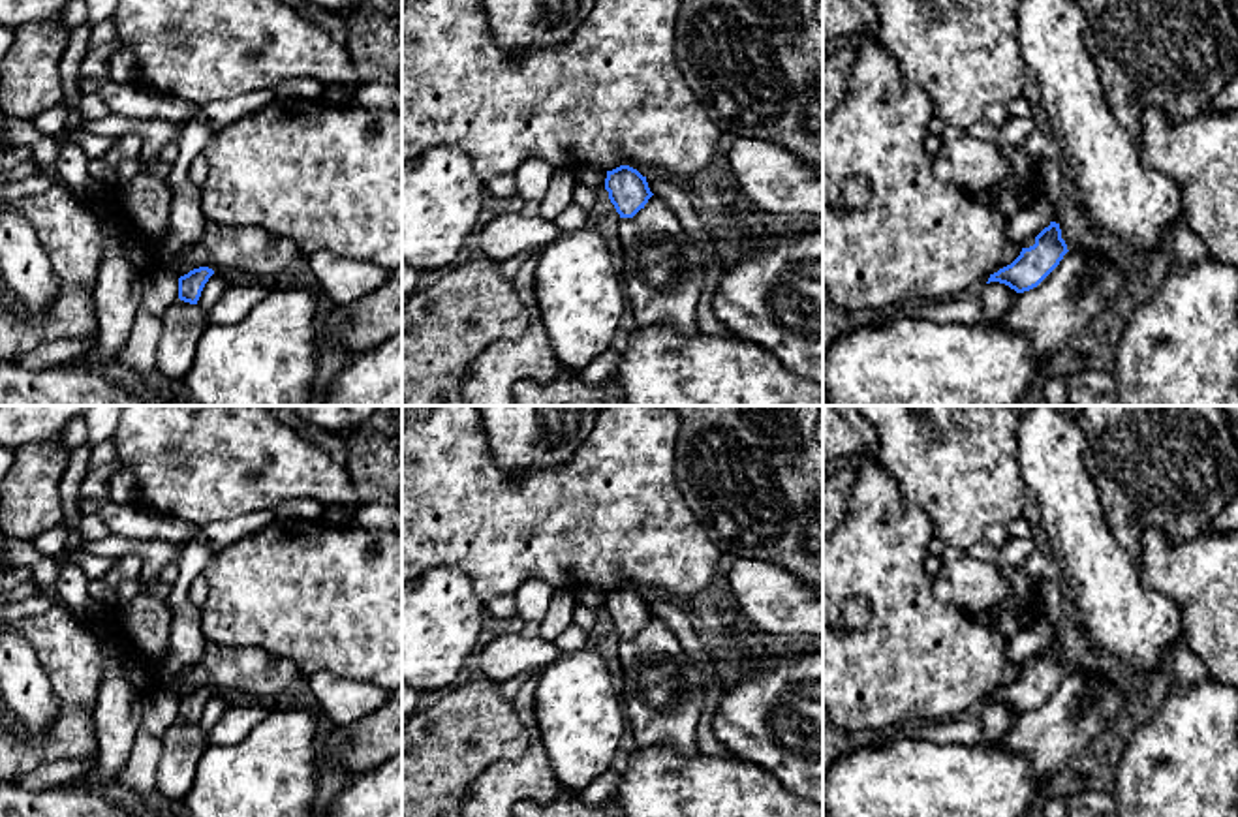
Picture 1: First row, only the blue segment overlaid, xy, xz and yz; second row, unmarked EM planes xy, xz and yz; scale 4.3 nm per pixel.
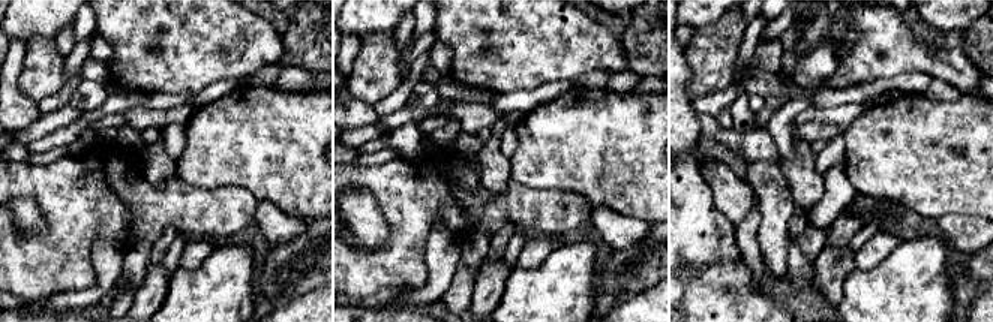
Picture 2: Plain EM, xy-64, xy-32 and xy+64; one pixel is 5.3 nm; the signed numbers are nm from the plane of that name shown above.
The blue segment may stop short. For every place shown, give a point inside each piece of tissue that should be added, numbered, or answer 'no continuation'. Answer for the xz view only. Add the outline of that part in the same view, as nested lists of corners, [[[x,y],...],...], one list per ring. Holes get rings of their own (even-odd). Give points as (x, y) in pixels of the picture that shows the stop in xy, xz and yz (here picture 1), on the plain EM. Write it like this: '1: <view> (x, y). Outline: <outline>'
no continuation

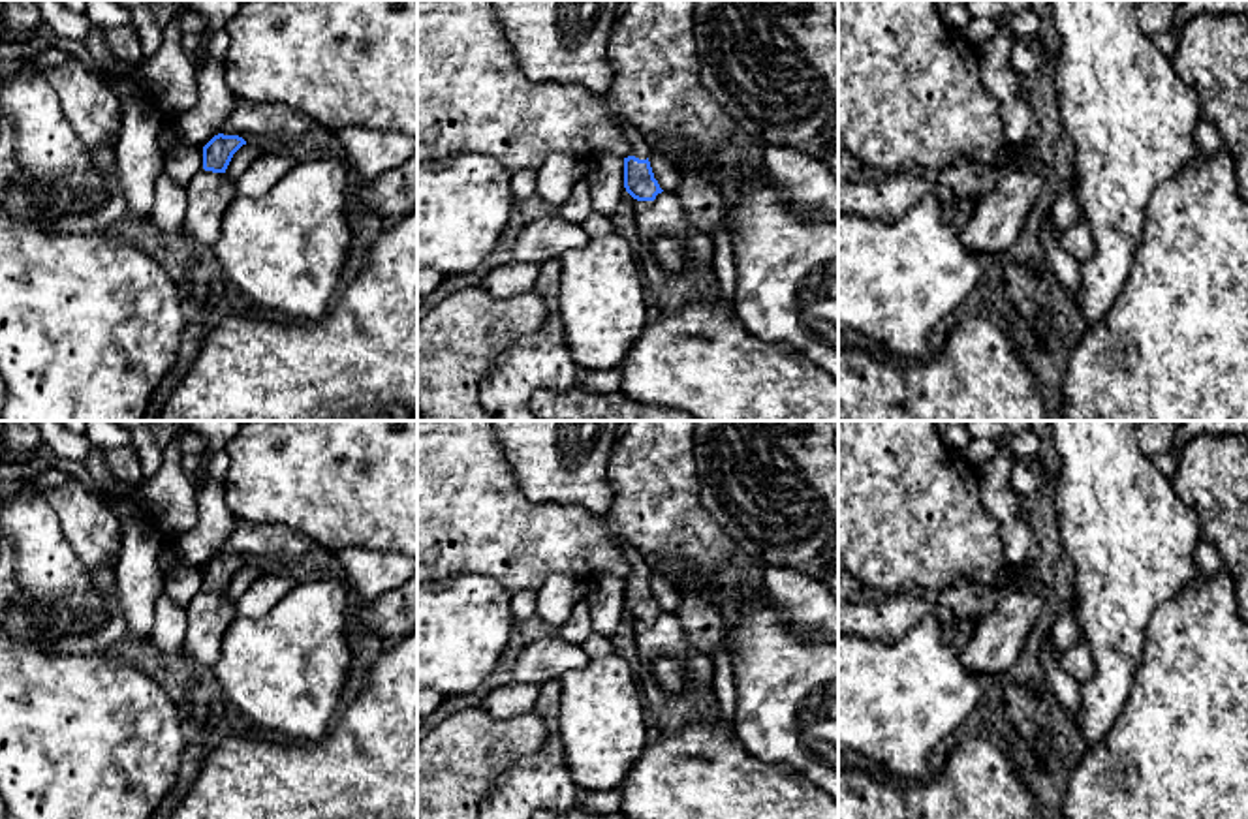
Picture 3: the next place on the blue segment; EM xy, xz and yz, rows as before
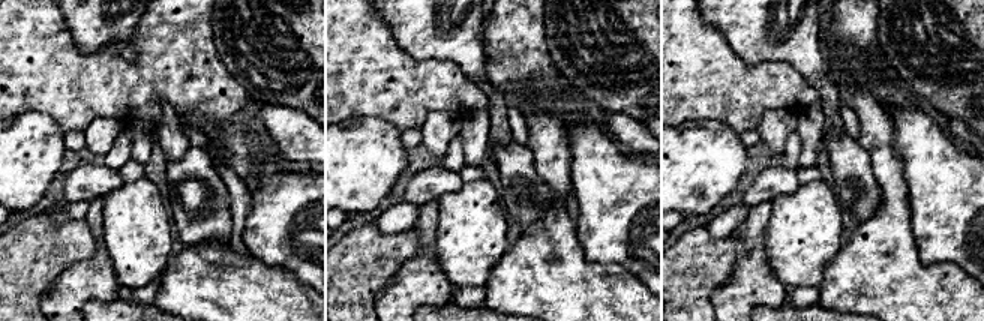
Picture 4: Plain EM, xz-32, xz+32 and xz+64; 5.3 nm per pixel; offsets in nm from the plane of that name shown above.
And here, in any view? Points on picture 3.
1: xz (639, 568). Outline: [[[628,549],[626,560],[630,564],[630,577],[647,580],[650,575],[650,564],[633,549]]]

